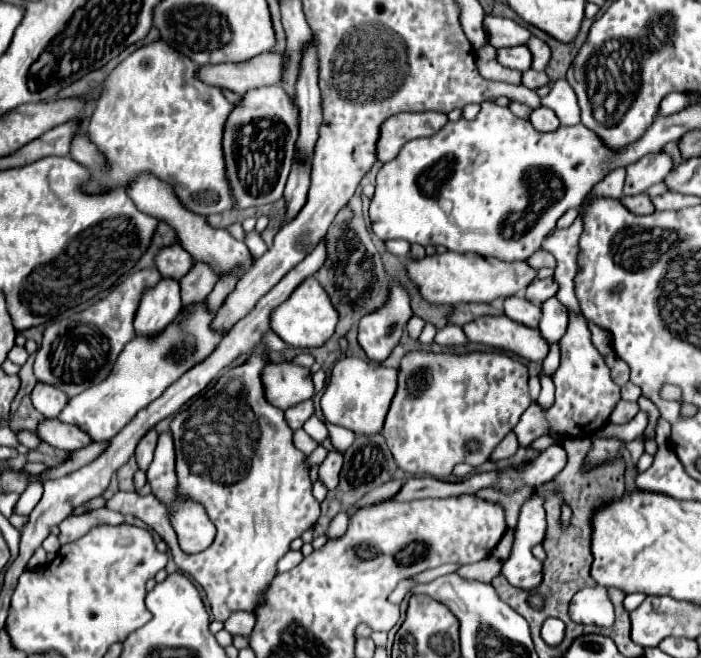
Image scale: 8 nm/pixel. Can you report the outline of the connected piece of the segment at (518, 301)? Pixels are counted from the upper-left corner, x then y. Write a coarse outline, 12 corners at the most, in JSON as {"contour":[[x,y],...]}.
{"contour":[[509,296],[503,302],[505,316],[537,328],[539,306],[523,296]]}

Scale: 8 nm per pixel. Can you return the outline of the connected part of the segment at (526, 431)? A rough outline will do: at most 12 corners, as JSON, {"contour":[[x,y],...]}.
{"contour":[[569,312],[553,374],[555,404],[535,402],[515,434],[585,438],[609,422],[619,386],[591,344],[587,318]]}

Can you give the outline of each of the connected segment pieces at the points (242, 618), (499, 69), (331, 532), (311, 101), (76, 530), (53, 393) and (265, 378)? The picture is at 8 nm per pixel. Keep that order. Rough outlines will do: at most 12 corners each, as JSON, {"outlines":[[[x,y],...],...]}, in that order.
{"outlines":[[[247,612],[231,614],[225,630],[233,636],[249,636],[255,616]],[[495,48],[477,50],[477,68],[485,80],[521,84],[523,72],[495,62]],[[339,512],[331,522],[327,536],[341,538],[347,532],[349,516]],[[315,42],[299,74],[297,150],[313,154],[321,122]],[[107,508],[91,514],[71,514],[59,524],[59,542],[81,538],[97,518],[125,522],[125,516]],[[37,382],[31,402],[45,418],[57,418],[69,402],[63,390]],[[293,362],[267,364],[267,402],[287,410],[315,392],[311,370]]]}

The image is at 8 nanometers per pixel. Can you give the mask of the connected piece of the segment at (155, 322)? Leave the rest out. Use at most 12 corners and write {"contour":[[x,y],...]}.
{"contour":[[179,282],[143,290],[135,332],[153,336],[181,312]]}

